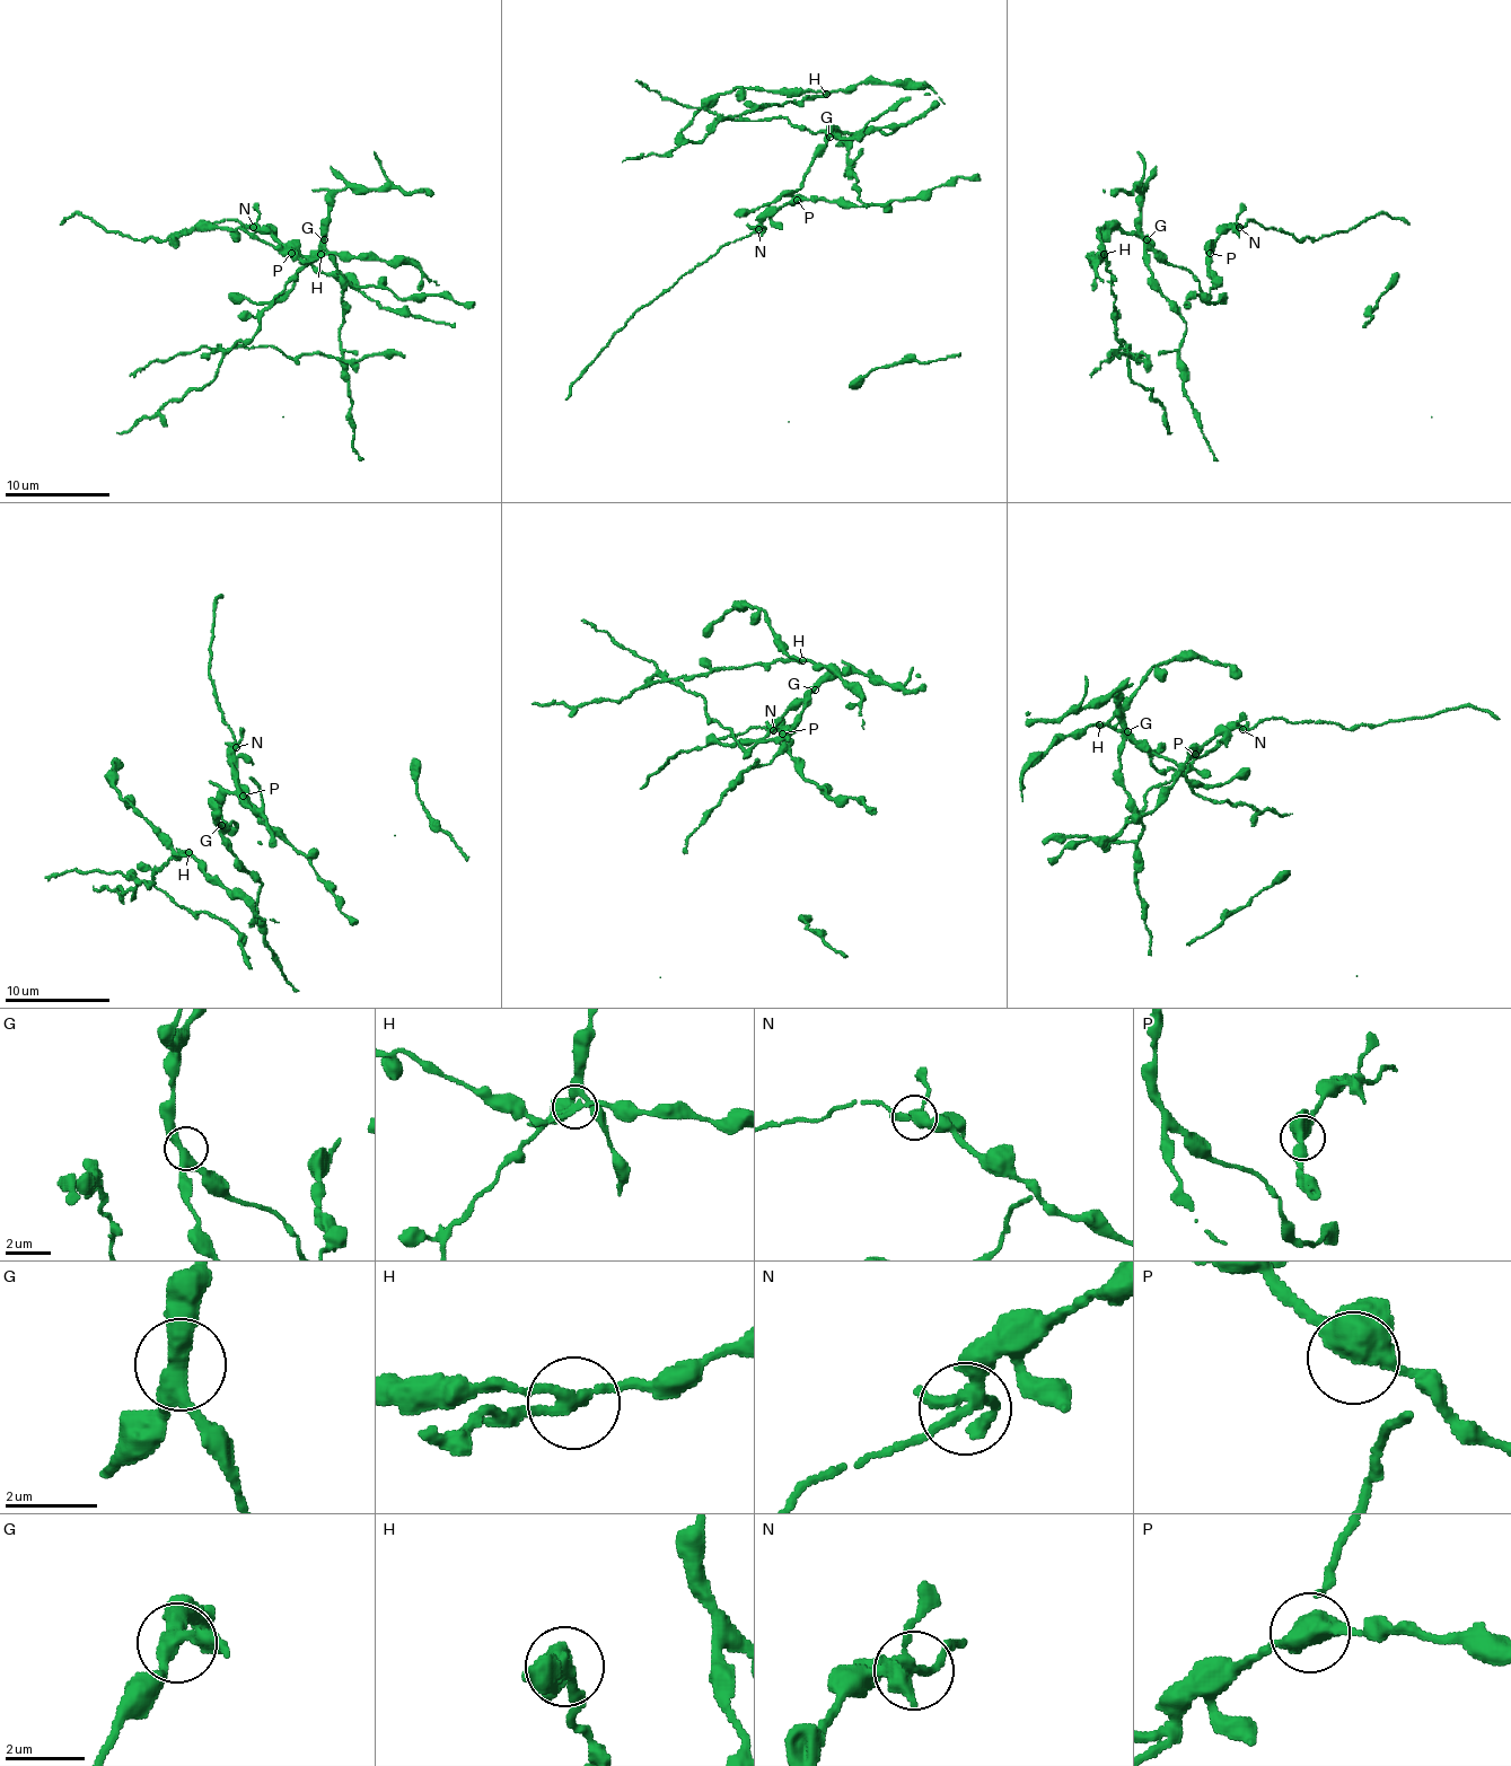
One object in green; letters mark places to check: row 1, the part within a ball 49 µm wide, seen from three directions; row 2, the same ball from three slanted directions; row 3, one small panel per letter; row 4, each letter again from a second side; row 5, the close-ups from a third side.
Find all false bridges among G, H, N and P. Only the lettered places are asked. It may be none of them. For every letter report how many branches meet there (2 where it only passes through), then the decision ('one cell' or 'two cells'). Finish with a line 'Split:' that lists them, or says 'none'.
G: 3 branches meet; one cell
H: 2 branches meet; two cells
N: 3 branches meet; two cells
P: 3 branches meet; one cell
Split: H, N

